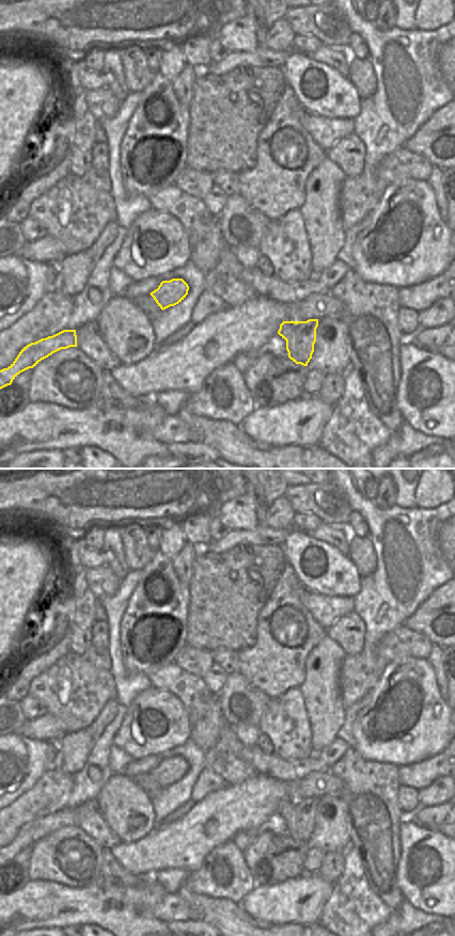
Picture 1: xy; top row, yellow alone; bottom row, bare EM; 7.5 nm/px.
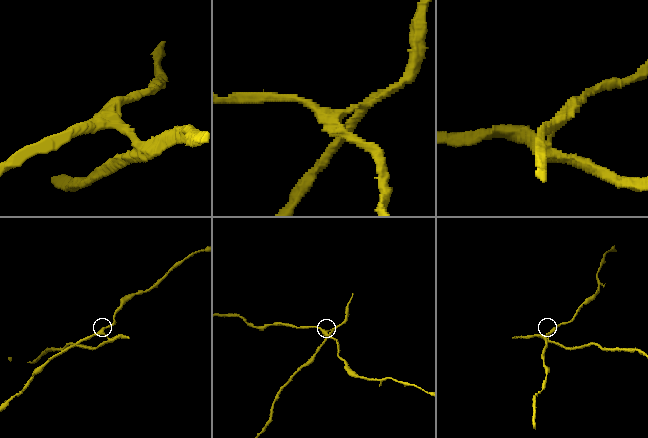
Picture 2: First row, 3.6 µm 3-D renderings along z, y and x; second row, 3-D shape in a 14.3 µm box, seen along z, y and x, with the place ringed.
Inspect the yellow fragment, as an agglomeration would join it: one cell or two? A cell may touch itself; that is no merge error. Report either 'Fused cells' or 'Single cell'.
Fused cells.

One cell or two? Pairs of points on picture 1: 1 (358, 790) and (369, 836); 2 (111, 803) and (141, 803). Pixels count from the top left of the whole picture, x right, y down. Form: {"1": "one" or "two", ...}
{"1": "one", "2": "one"}

